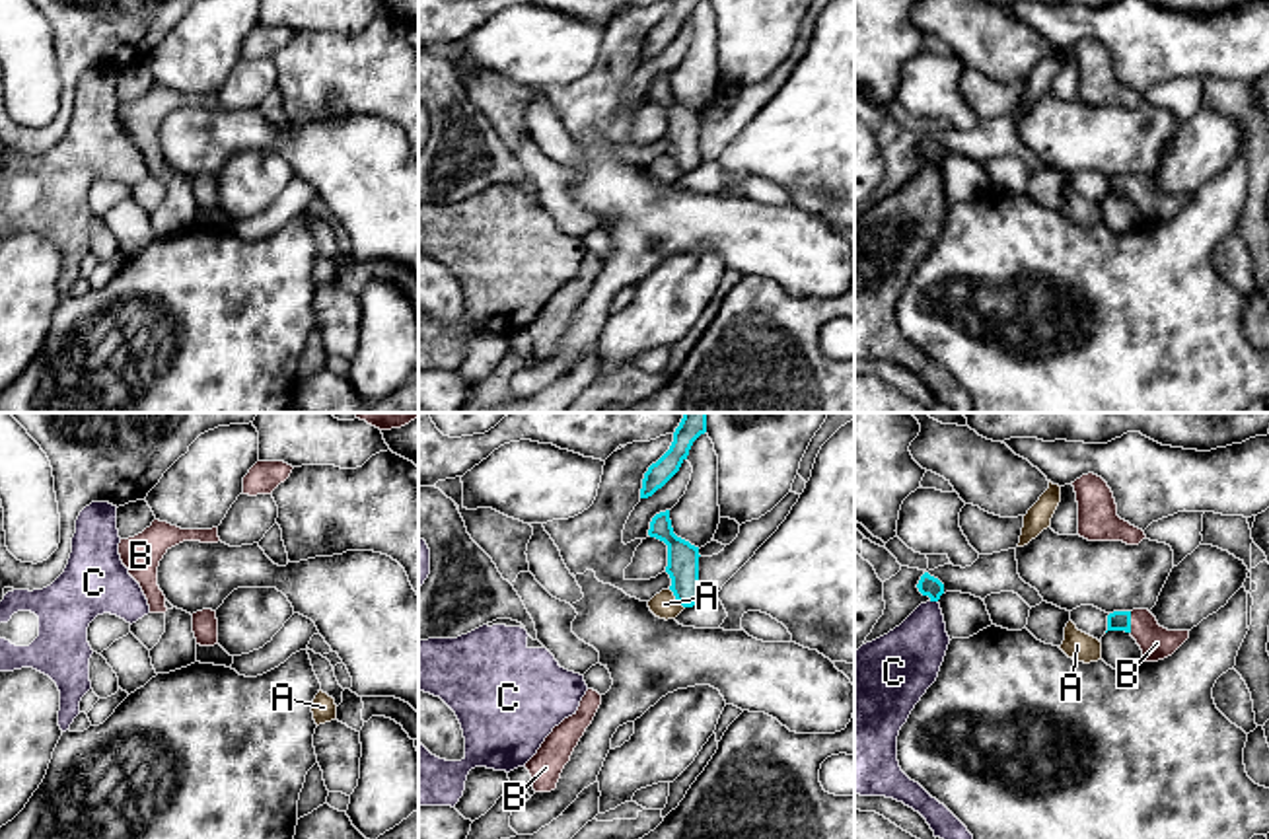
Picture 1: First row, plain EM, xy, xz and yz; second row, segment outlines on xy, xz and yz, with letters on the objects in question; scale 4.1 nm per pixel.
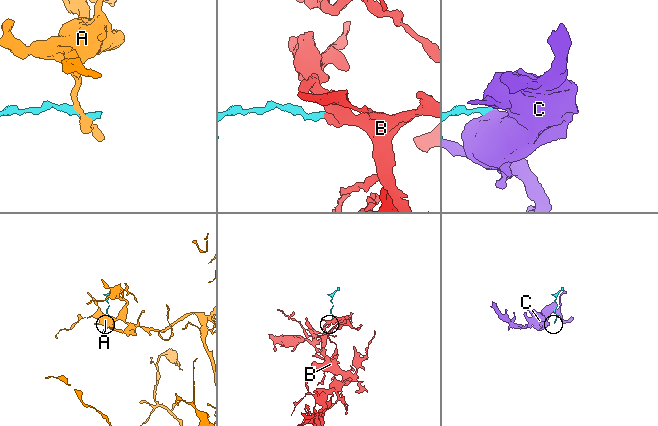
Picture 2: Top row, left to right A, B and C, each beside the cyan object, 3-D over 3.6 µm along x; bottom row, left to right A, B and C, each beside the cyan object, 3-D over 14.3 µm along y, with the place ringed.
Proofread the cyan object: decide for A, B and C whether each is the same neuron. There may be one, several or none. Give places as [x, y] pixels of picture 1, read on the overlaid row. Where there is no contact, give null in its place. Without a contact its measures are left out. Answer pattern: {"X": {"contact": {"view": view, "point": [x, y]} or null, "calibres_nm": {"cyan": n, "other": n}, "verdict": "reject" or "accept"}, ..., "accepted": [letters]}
{"A": {"contact": {"view": "xz", "point": [676, 598]}, "calibres_nm": {"cyan": 130, "other": 110}, "verdict": "reject"}, "B": {"contact": {"view": "yz", "point": [1129, 621]}, "calibres_nm": {"cyan": 80, "other": 140}, "verdict": "accept"}, "C": {"contact": {"view": "yz", "point": [935, 600]}, "calibres_nm": {"cyan": 90, "other": 260}, "verdict": "reject"}, "accepted": ["B"]}

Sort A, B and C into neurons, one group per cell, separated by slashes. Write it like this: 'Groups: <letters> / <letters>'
Groups: A / B / C

